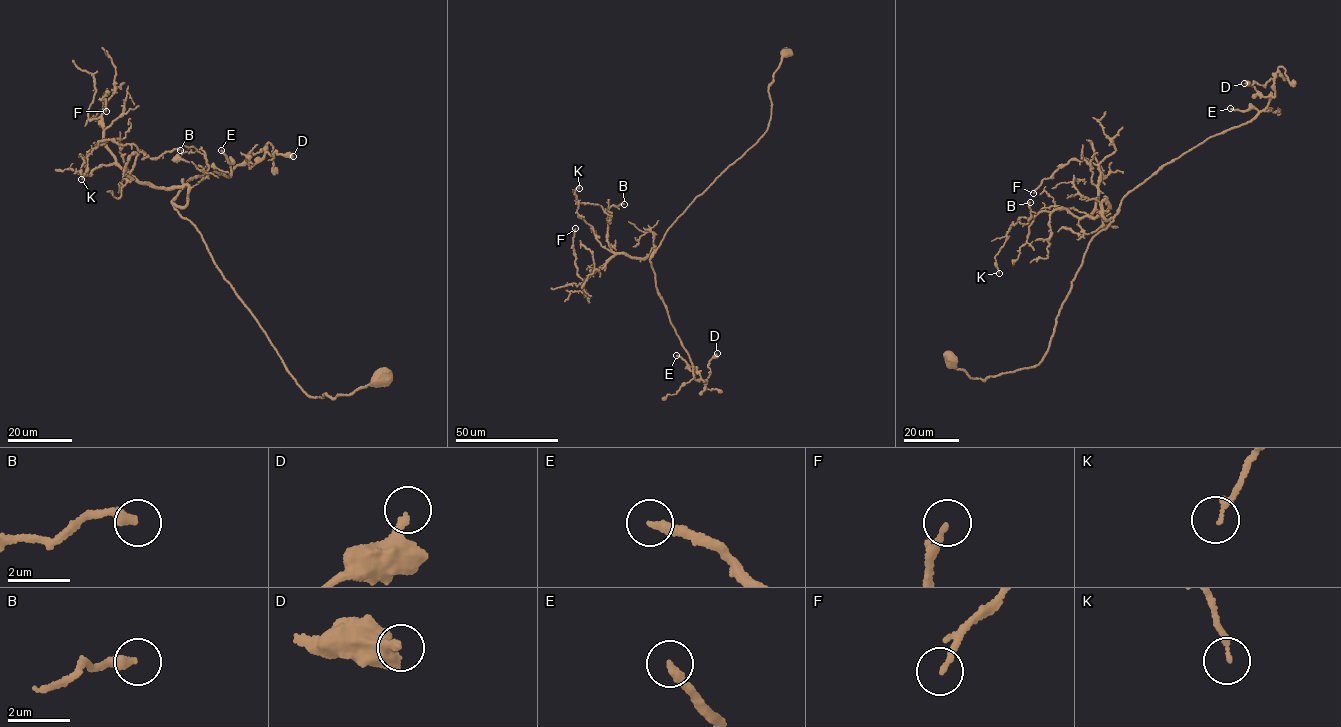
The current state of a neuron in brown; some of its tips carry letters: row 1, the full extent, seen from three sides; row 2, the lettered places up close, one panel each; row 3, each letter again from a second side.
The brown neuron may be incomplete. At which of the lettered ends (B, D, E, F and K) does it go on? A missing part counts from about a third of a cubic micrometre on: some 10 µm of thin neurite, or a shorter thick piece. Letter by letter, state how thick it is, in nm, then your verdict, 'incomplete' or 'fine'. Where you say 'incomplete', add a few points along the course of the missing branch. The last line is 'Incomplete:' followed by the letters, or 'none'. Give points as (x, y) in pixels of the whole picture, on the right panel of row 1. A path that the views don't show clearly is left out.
B: 320 nm | fine
D: 240 nm | incomplete | (1244, 83), (1227, 74)
E: 280 nm | incomplete
F: 160 nm | fine
K: 160 nm | fine
Incomplete: D, E

